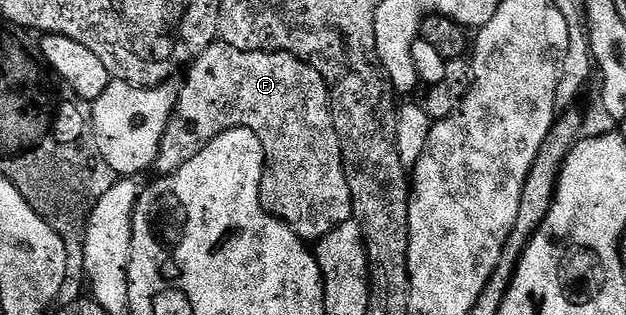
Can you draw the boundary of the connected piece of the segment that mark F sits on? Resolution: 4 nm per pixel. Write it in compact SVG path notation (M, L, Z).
M224 44L208 47L186 71L183 91L160 141L154 169L159 169L166 176L177 174L214 138L238 126L249 128L263 142L266 169L263 171L263 181L259 183L259 201L268 214L275 215L304 240L322 240L338 226L352 221L349 184L343 171L342 152L331 117L327 83L307 62L291 54L238 51Z

